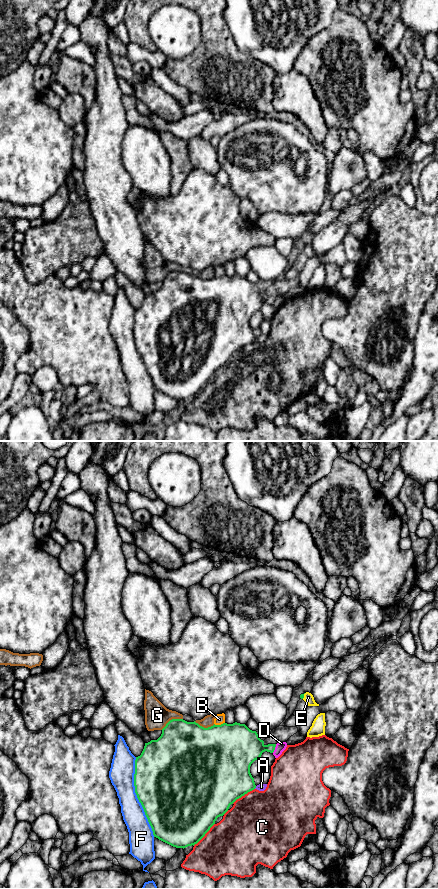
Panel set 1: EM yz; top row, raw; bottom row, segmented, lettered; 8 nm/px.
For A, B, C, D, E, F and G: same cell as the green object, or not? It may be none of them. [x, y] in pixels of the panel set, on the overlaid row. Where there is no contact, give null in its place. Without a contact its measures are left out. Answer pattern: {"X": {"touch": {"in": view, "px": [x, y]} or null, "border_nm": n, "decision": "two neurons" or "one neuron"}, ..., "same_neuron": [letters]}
{"A": {"touch": {"in": "yz", "px": [255, 787]}, "border_nm": 30, "decision": "two neurons"}, "B": {"touch": {"in": "yz", "px": [219, 725]}, "border_nm": 90, "decision": "two neurons"}, "C": {"touch": {"in": "yz", "px": [204, 835]}, "border_nm": 260, "decision": "two neurons"}, "D": {"touch": {"in": "yz", "px": [274, 748]}, "border_nm": 80, "decision": "two neurons"}, "E": {"touch": {"in": "yz", "px": [303, 696]}, "border_nm": 50, "decision": "one neuron"}, "F": {"touch": {"in": "yz", "px": [137, 797]}, "border_nm": 650, "decision": "two neurons"}, "G": {"touch": {"in": "yz", "px": [172, 719]}, "border_nm": 200, "decision": "two neurons"}, "same_neuron": ["E"]}

